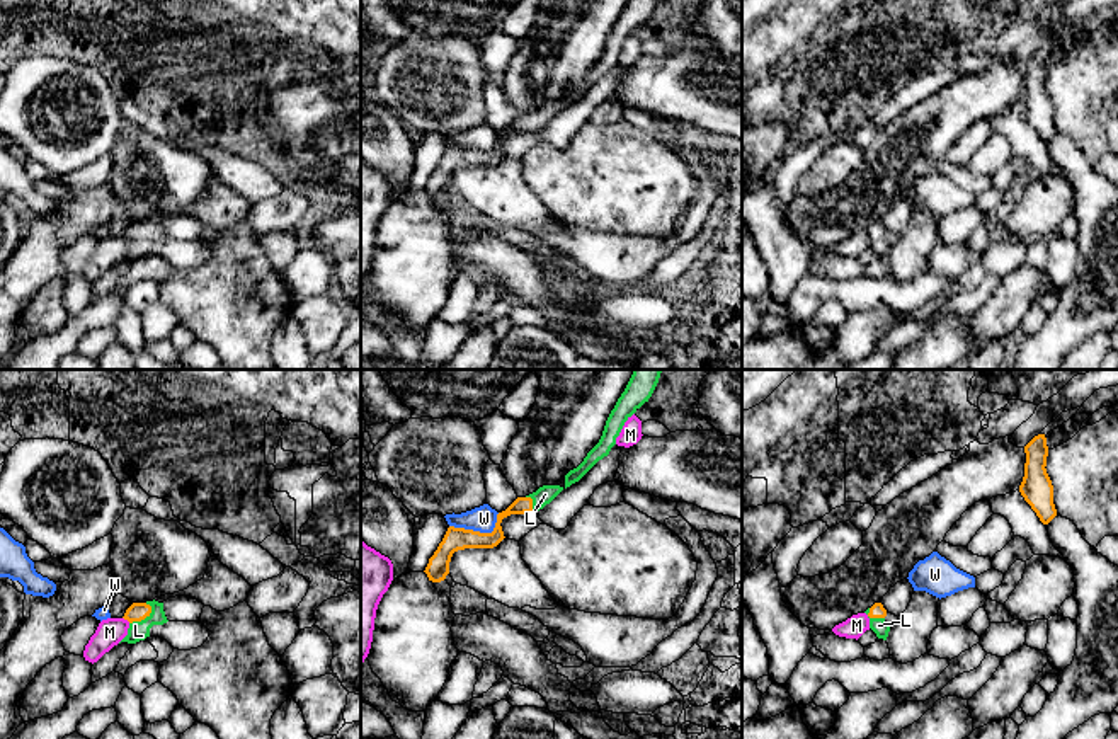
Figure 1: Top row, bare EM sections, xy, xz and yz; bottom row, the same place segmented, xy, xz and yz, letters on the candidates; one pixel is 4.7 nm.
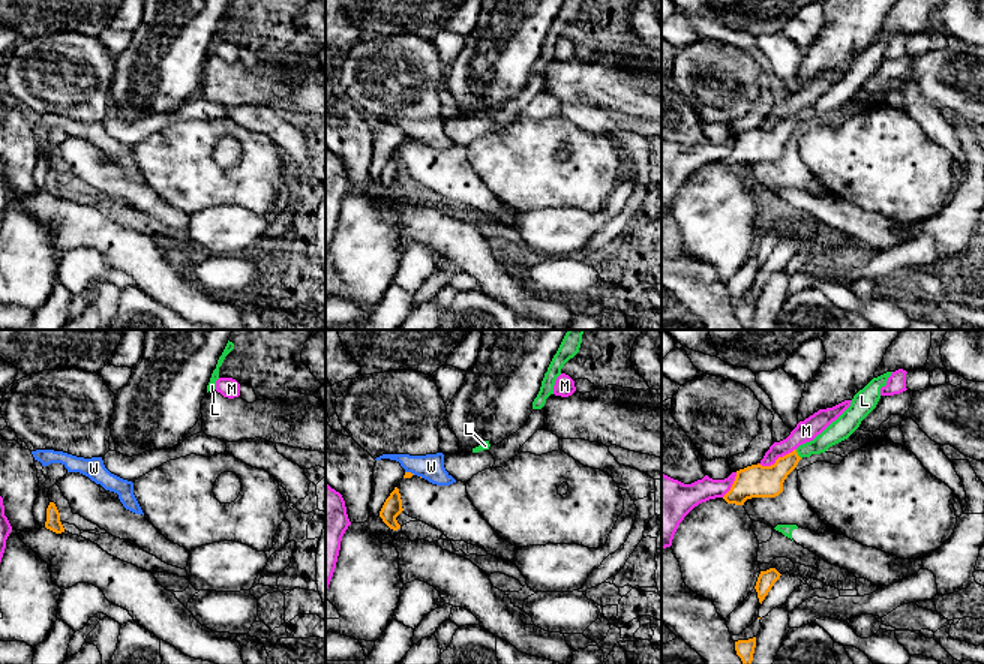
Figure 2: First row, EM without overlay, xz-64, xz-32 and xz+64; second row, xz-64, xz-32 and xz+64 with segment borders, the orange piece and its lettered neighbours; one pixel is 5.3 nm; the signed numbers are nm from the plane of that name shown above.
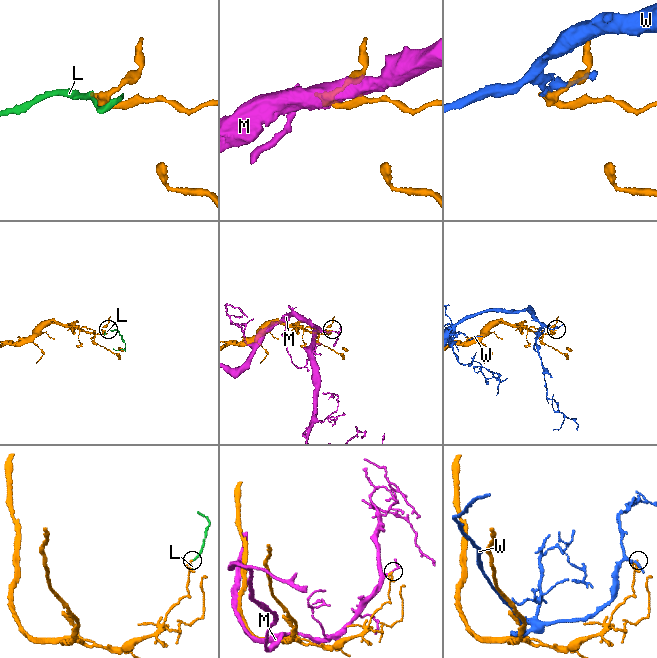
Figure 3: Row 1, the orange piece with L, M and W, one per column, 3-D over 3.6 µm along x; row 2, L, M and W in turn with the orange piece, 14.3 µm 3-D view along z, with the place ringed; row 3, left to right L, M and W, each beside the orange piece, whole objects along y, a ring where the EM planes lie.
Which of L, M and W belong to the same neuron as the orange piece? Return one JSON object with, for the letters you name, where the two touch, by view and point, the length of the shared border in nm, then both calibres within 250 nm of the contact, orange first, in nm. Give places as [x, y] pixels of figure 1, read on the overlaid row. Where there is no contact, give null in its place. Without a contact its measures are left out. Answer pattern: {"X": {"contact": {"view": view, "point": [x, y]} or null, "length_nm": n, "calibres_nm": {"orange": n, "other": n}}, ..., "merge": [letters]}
{"L": {"contact": {"view": "xy", "point": [142, 618]}, "length_nm": 140, "calibres_nm": {"orange": 90, "other": 100}}, "merge": ["L"]}

